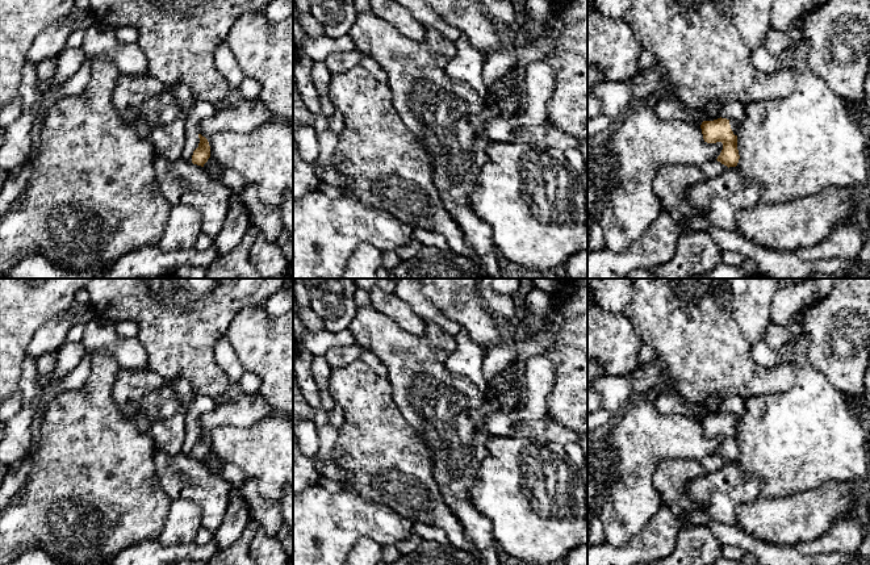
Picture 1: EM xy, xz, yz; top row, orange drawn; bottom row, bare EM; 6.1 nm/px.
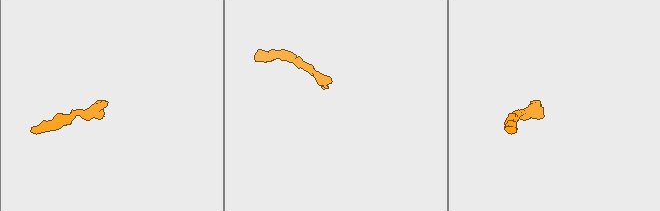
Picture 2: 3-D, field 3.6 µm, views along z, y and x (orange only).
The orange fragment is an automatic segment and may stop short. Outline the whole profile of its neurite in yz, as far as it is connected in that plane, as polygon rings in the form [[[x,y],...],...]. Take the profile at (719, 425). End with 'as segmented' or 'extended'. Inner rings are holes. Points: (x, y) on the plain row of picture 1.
[[[718,413],[714,415],[703,415],[700,419],[703,434],[707,438],[723,438],[723,444],[718,451],[718,456],[729,461],[736,461],[740,453],[737,444],[737,428],[741,418],[735,414]]]; extended

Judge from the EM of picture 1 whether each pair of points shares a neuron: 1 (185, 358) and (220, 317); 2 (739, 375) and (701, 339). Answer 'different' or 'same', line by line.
1: same
2: same

